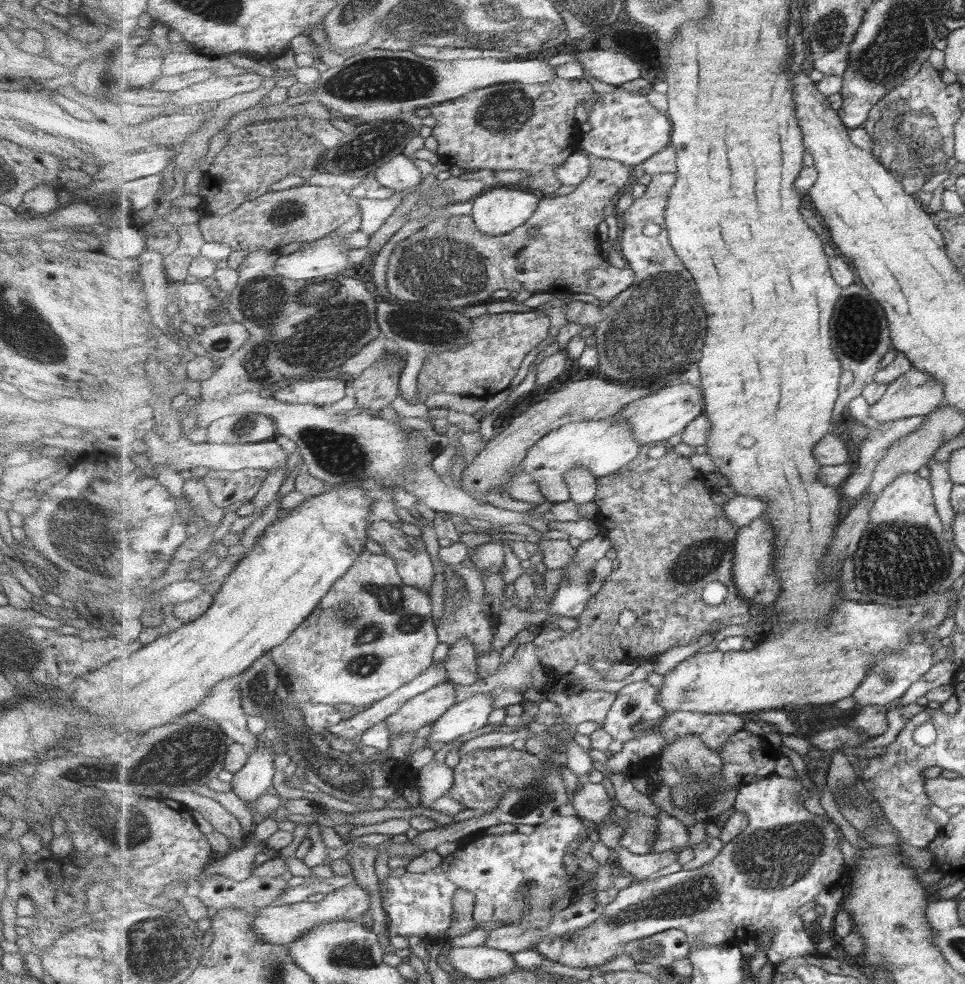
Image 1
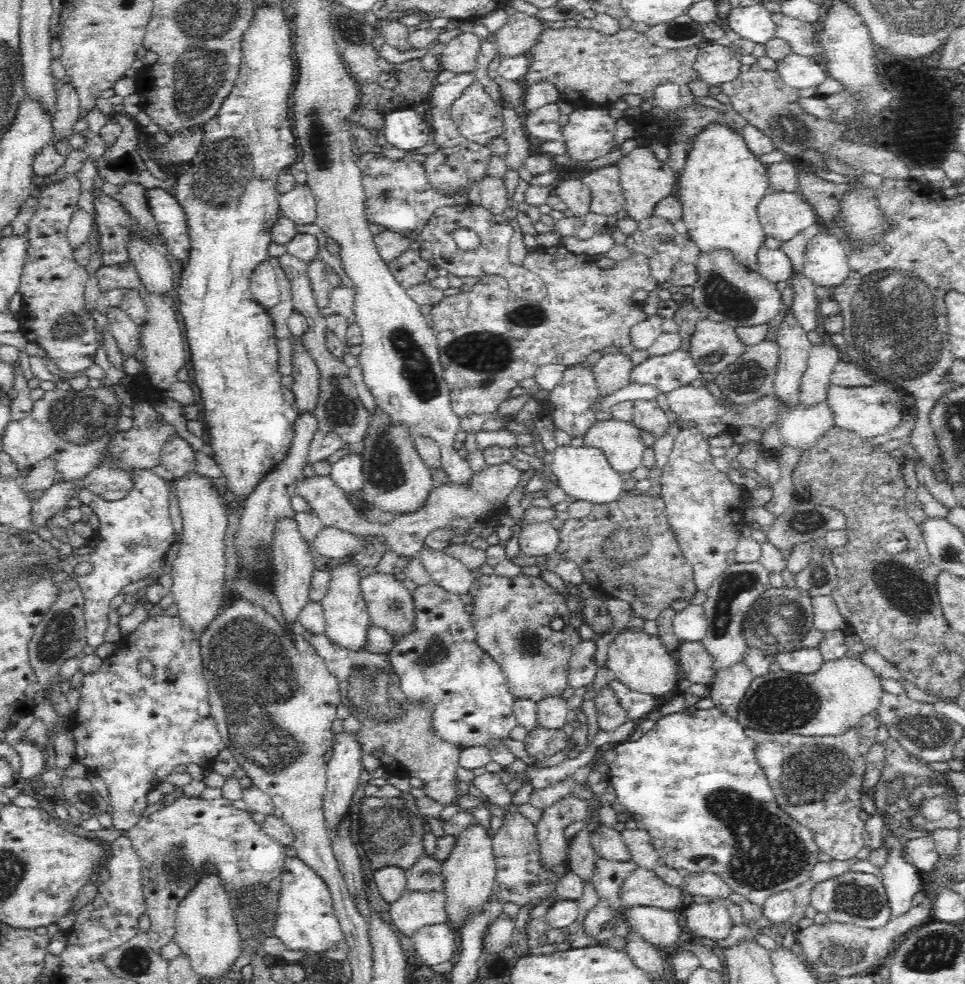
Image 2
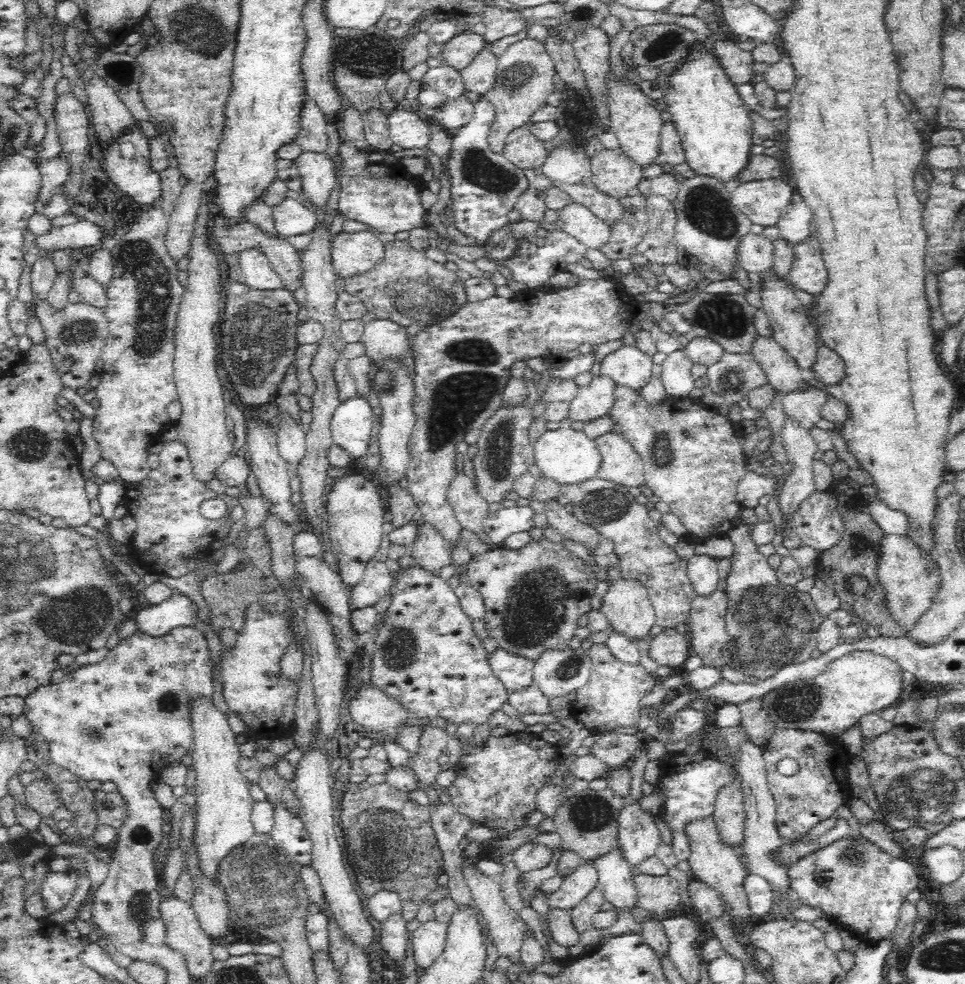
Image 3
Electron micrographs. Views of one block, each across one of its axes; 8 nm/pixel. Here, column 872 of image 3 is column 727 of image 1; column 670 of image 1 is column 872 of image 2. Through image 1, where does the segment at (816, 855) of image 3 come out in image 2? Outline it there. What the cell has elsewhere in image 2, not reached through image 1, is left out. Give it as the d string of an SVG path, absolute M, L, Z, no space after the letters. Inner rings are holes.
M850 870L818 882L811 890L810 905L818 912L828 915L830 921L853 924L870 930L884 928L892 918L892 909L881 878Z

